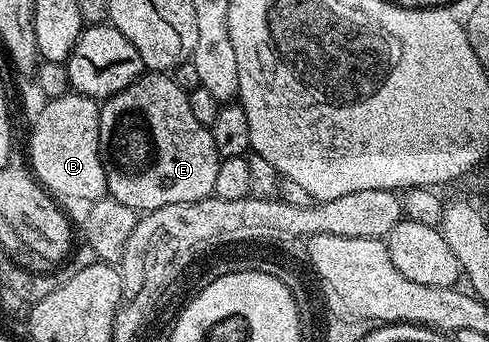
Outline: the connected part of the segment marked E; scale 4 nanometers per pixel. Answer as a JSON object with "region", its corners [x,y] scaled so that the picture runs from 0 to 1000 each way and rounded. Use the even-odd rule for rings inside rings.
{"region":[[[294,213],[282,231],[274,231],[264,251],[247,260],[237,278],[229,278],[202,316],[202,456],[215,494],[215,529],[219,532],[221,573],[247,599],[264,599],[280,623],[299,623],[313,611],[329,611],[329,599],[362,599],[364,594],[399,594],[407,582],[425,579],[438,561],[444,541],[444,494],[452,456],[436,424],[431,374],[411,365],[403,342],[395,342],[395,319],[387,319],[382,292],[384,269],[374,266],[358,246],[356,228],[342,213]]]}

